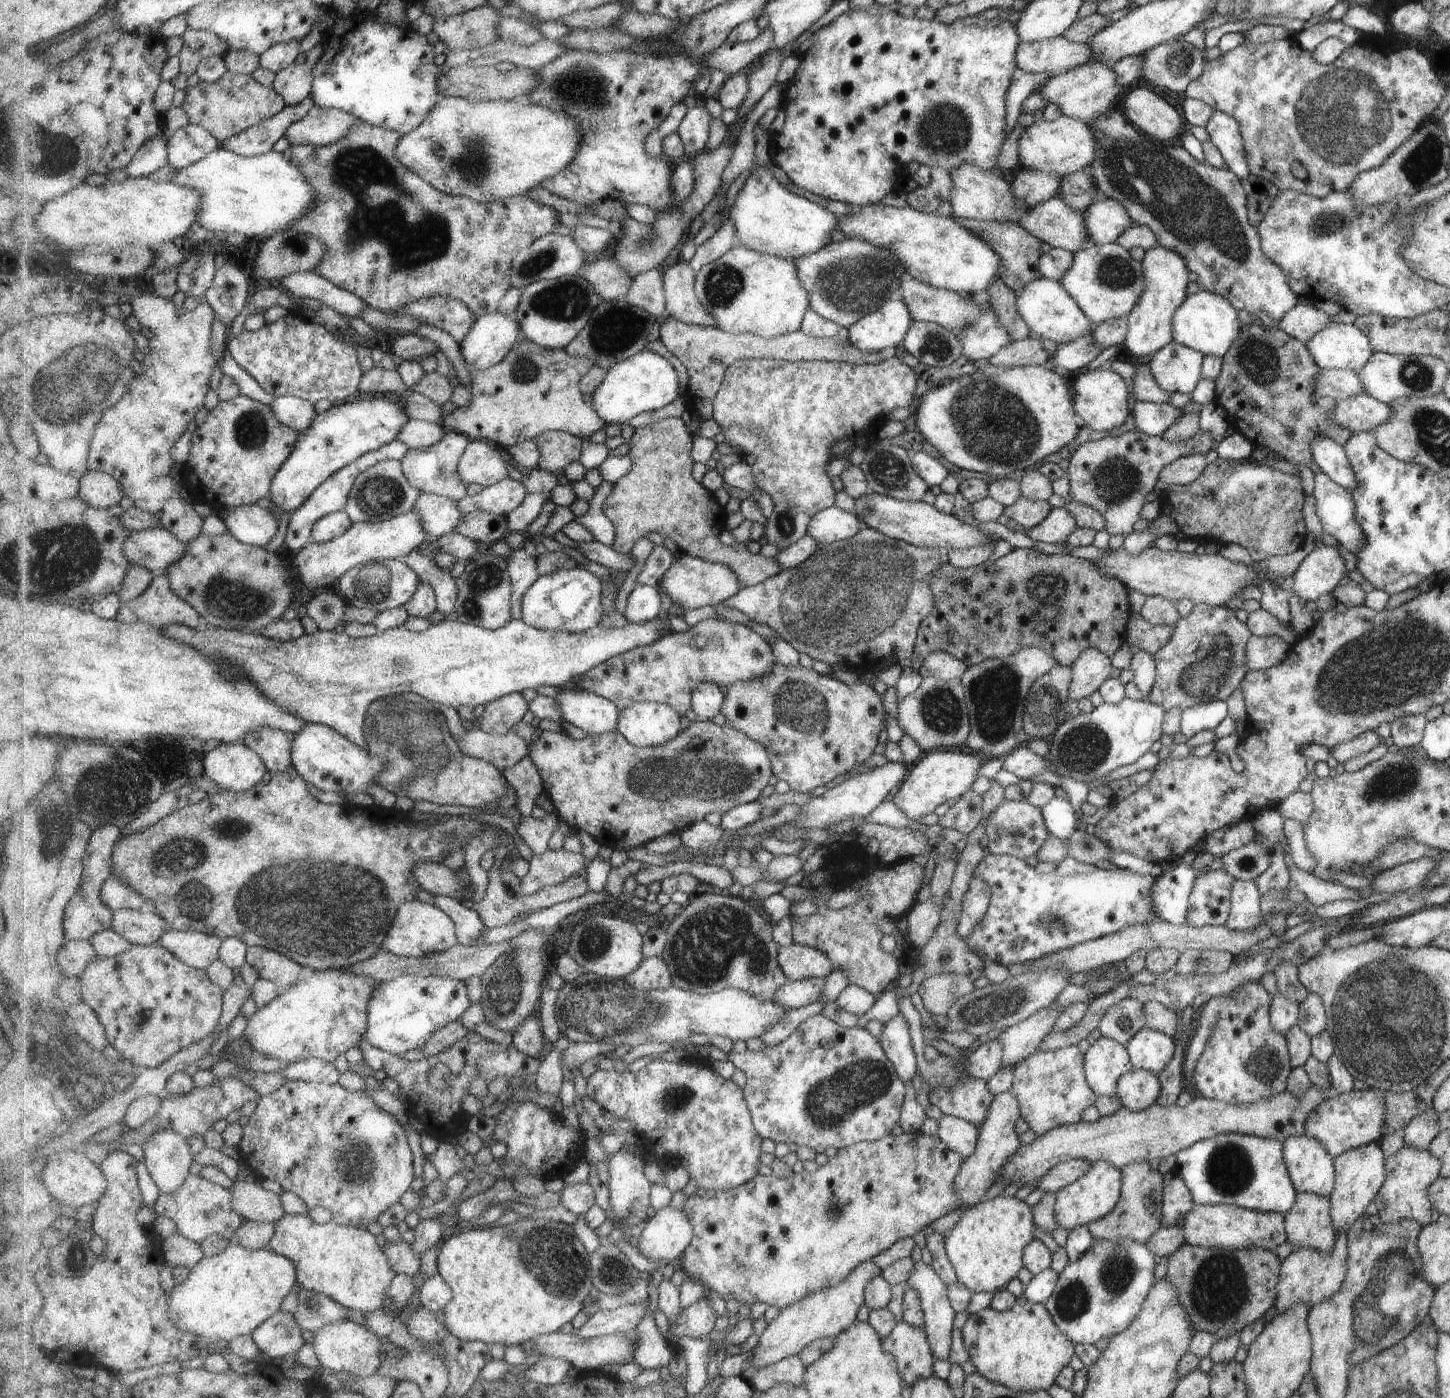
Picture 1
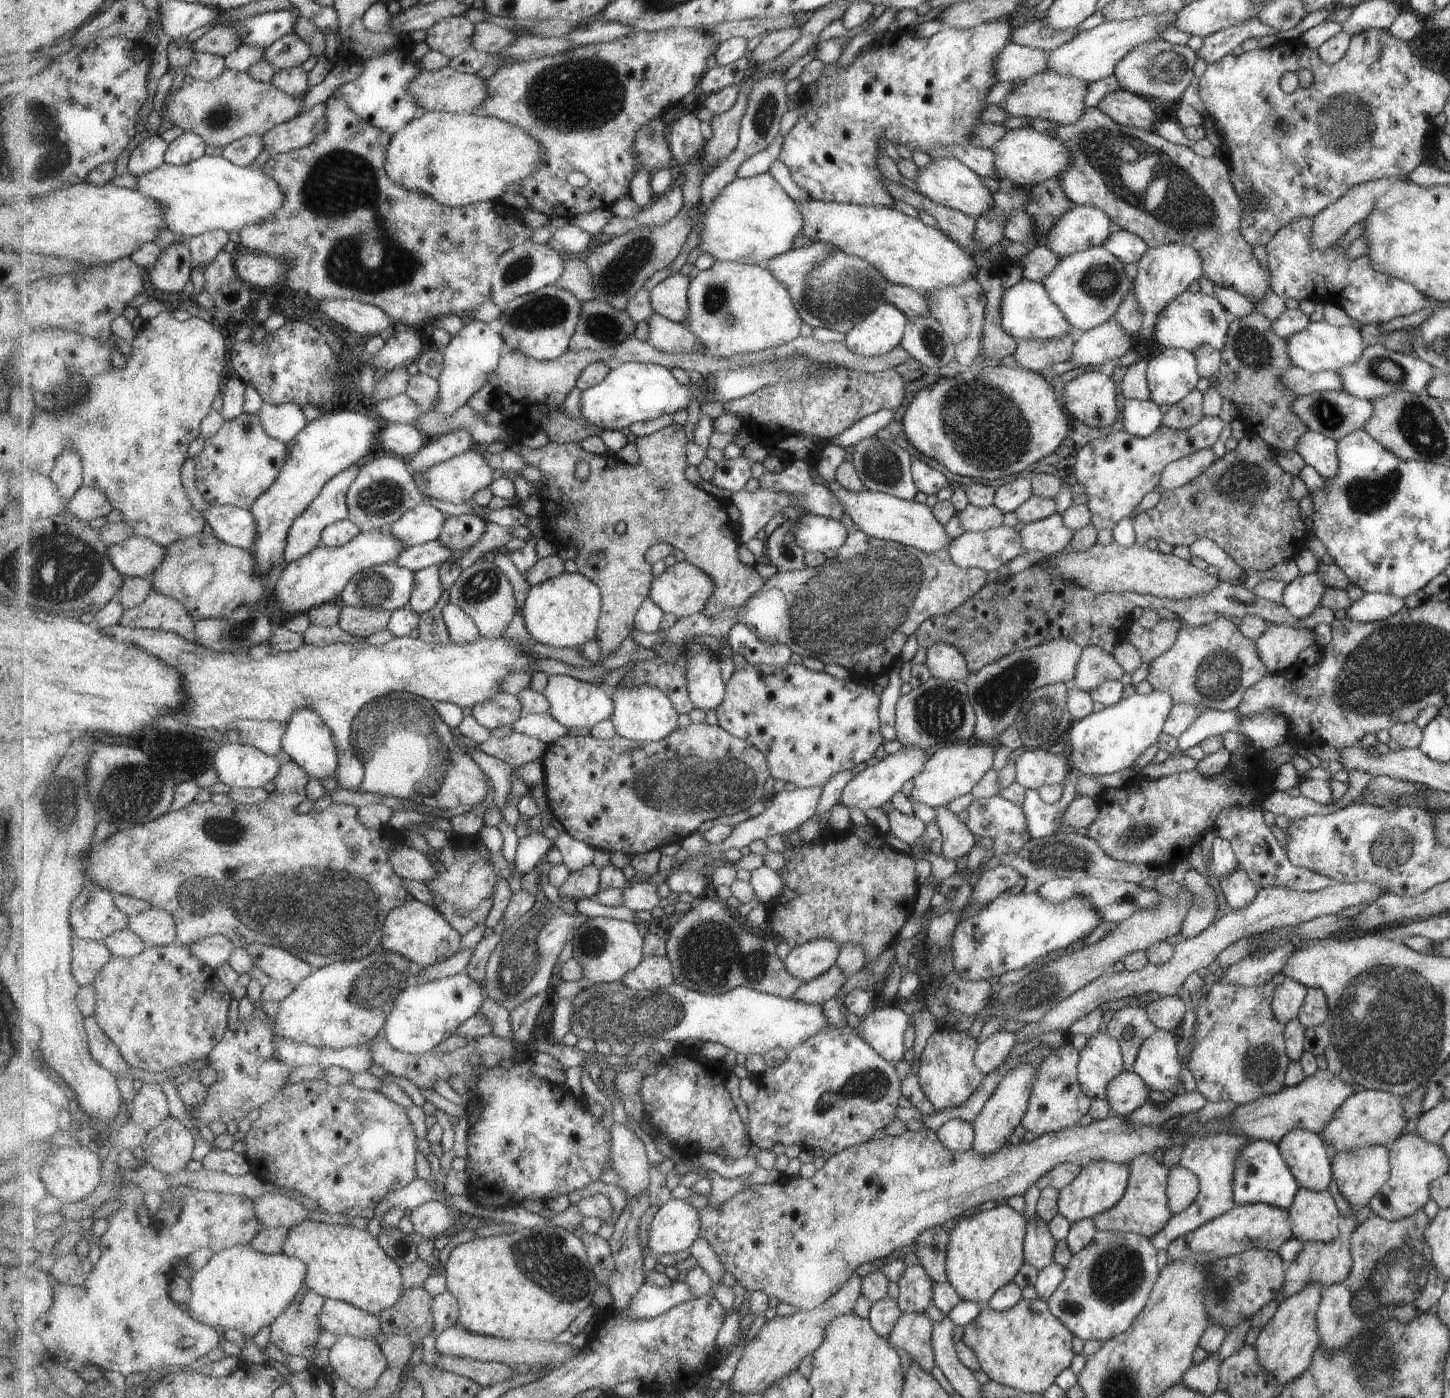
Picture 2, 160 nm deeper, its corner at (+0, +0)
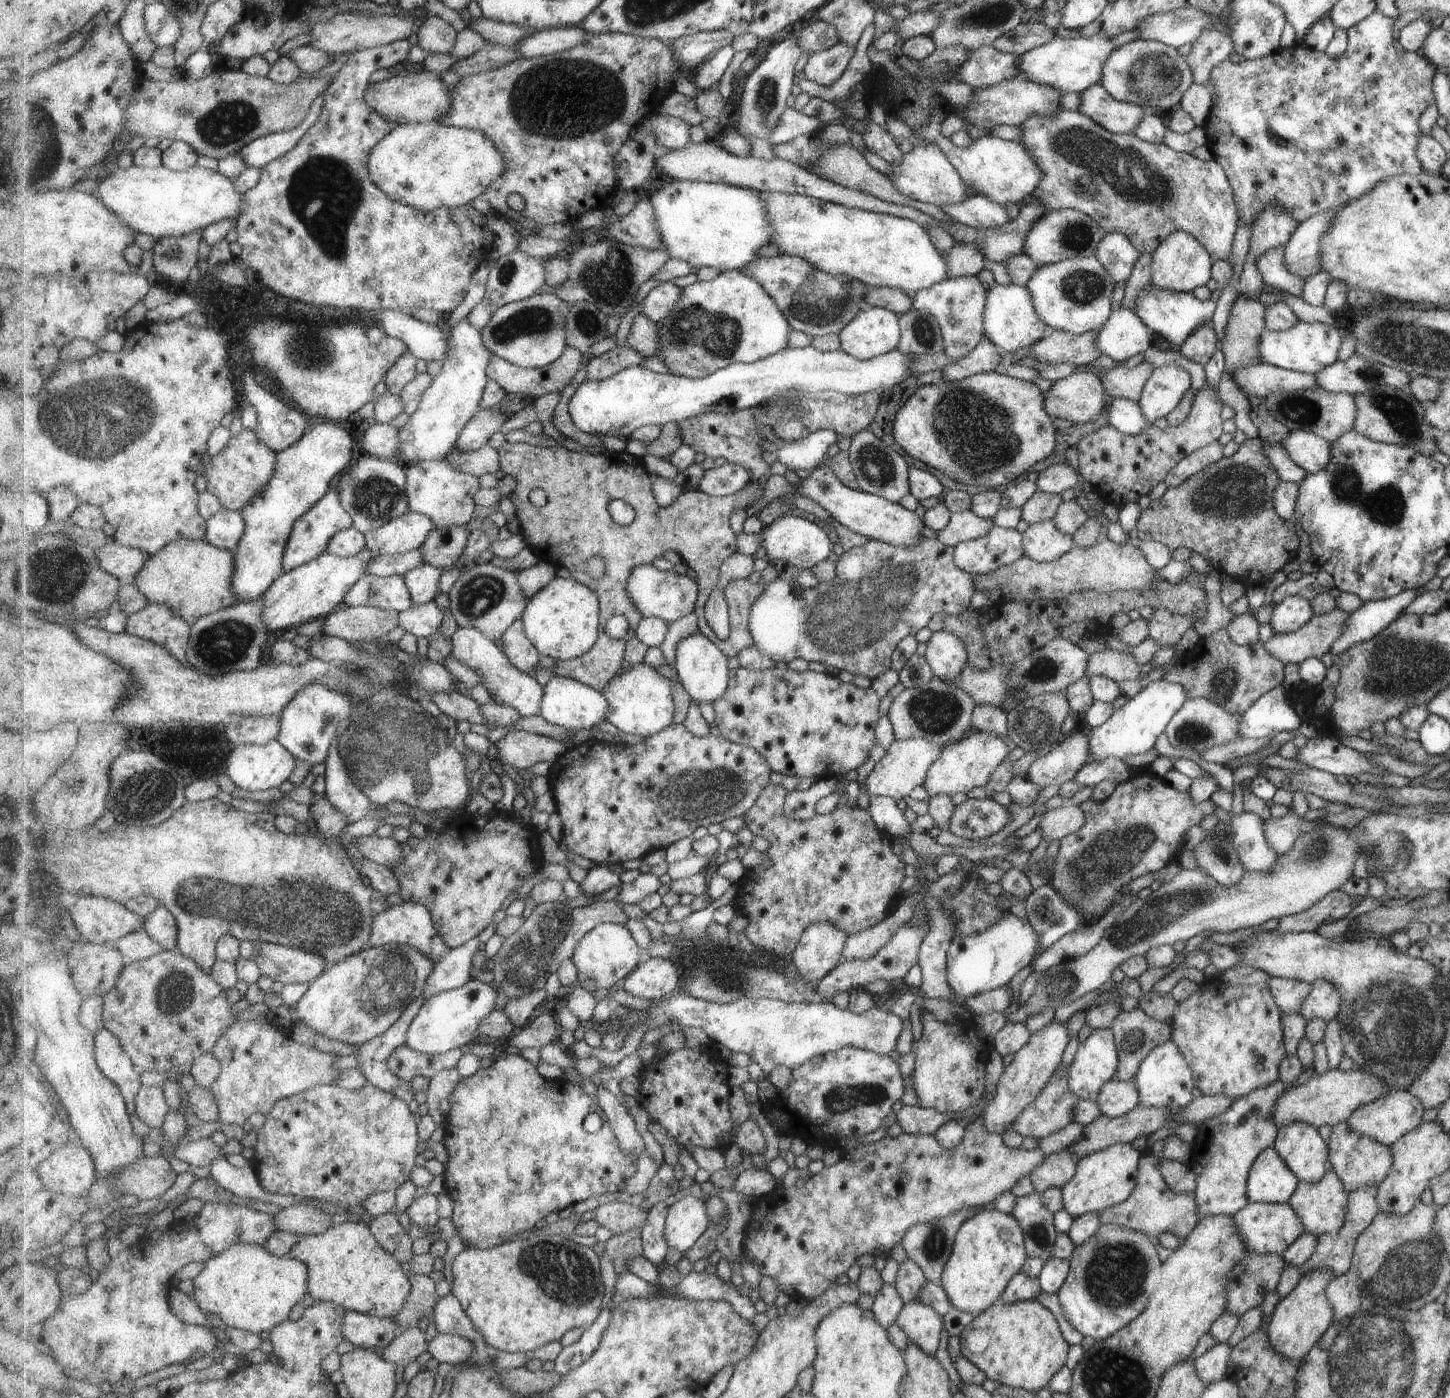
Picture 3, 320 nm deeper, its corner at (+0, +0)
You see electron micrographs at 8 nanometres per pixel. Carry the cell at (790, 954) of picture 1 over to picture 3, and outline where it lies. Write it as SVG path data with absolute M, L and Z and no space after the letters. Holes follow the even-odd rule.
M825 921L810 924L790 957L801 978L819 982L837 966L841 962L846 938L846 932Z

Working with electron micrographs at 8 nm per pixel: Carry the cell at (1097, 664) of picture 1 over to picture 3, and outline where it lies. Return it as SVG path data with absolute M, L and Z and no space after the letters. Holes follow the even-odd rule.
M1103 649L1091 652L1089 662L1086 664L1086 676L1101 675L1118 683L1127 679L1137 679L1140 664L1135 663L1130 653L1115 649Z

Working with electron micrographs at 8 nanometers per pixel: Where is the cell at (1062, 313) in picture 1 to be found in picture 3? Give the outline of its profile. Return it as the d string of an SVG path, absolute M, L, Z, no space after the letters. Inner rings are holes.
M997 285L990 287L984 298L982 310L982 334L1004 353L1011 354L1017 348L1032 345L1045 337L1048 327L1038 316L1028 290L1022 285Z

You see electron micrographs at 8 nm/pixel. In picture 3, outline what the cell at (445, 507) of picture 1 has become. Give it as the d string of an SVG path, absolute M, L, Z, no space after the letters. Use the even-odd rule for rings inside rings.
M409 510L382 527L367 531L367 547L373 556L405 554L420 549L435 528L430 516Z

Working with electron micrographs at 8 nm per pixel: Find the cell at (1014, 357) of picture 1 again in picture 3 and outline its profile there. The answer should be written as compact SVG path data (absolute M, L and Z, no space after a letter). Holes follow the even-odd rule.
M1054 330L1031 346L1030 356L1045 364L1063 364L1070 362L1075 366L1088 365L1101 354L1096 347L1099 330L1085 331L1074 335L1070 332Z

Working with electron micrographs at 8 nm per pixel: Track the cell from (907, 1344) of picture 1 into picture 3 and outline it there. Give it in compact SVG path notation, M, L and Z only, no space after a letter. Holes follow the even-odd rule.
M917 1300L906 1302L897 1313L895 1324L905 1332L908 1342L916 1344L928 1355L935 1354L942 1317L934 1308Z

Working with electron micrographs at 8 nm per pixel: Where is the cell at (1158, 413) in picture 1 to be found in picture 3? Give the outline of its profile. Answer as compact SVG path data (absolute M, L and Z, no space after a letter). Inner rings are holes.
M1111 398L1111 404L1107 405L1105 413L1105 422L1124 435L1137 434L1149 426L1136 402L1120 398Z

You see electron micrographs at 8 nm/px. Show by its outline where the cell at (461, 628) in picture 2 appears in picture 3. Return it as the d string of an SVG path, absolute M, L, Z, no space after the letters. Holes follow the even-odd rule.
M458 627L451 639L454 644L452 650L454 658L480 675L480 684L491 694L492 700L516 708L522 712L523 717L541 716L544 686L533 678L533 674L525 674L517 666L513 666L503 648L495 640L479 629L465 627Z

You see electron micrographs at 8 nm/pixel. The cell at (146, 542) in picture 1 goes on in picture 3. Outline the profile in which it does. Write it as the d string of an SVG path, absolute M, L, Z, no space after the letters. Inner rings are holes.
M111 542L101 549L100 563L111 576L127 578L127 582L131 582L137 578L149 557L145 551Z

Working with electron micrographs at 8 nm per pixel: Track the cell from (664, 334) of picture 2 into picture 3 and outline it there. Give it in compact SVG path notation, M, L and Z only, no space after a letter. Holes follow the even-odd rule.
M640 312L634 316L625 346L635 349L644 357L658 354L658 332L660 323L651 320L646 314Z

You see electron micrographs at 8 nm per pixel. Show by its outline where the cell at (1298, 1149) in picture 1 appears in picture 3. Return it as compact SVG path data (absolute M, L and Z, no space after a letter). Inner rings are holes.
M1295 1121L1277 1127L1277 1138L1272 1147L1299 1181L1317 1183L1326 1174L1329 1146L1325 1145L1314 1125Z

